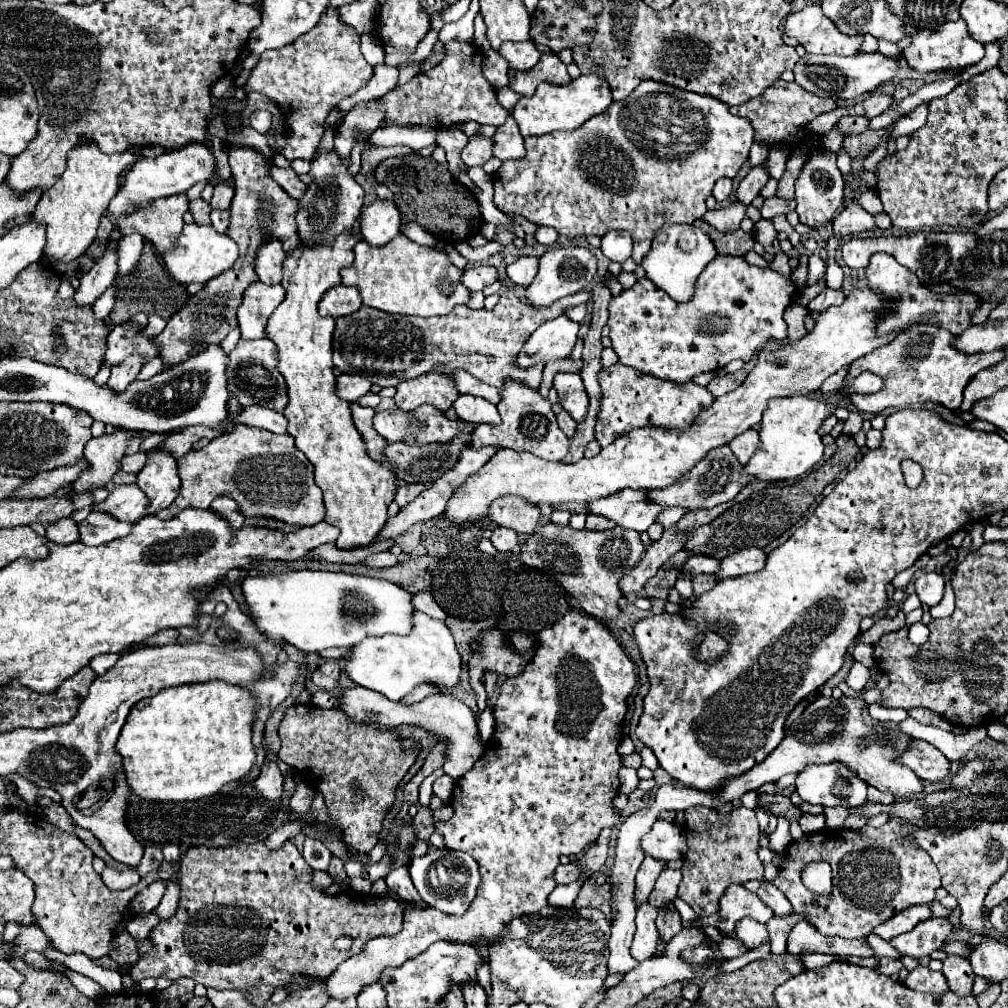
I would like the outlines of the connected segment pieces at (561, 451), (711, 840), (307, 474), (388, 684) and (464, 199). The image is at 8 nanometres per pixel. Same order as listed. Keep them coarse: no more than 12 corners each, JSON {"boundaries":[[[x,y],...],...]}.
{"boundaries":[[[506,382],[500,426],[470,446],[562,460],[570,442],[538,390]],[[750,808],[684,810],[678,898],[706,918],[764,876]],[[234,426],[178,460],[158,518],[218,496],[244,518],[324,520],[290,434]],[[414,610],[406,636],[364,638],[346,676],[392,702],[462,676],[450,630]],[[432,156],[386,158],[376,180],[404,220],[446,244],[482,226],[474,194]]]}

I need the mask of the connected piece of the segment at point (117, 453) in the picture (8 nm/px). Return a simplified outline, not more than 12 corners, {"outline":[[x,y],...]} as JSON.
{"outline":[[128,430],[90,438],[88,468],[74,482],[76,494],[104,488],[118,472],[134,434]]}

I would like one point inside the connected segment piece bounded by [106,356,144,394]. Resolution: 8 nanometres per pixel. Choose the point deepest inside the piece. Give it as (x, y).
(122, 375)

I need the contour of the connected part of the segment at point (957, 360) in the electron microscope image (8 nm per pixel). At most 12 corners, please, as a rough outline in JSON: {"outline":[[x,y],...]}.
{"outline":[[912,326],[852,362],[884,380],[850,394],[860,412],[934,402],[962,404],[962,390],[1002,350],[962,354],[952,334]]}

